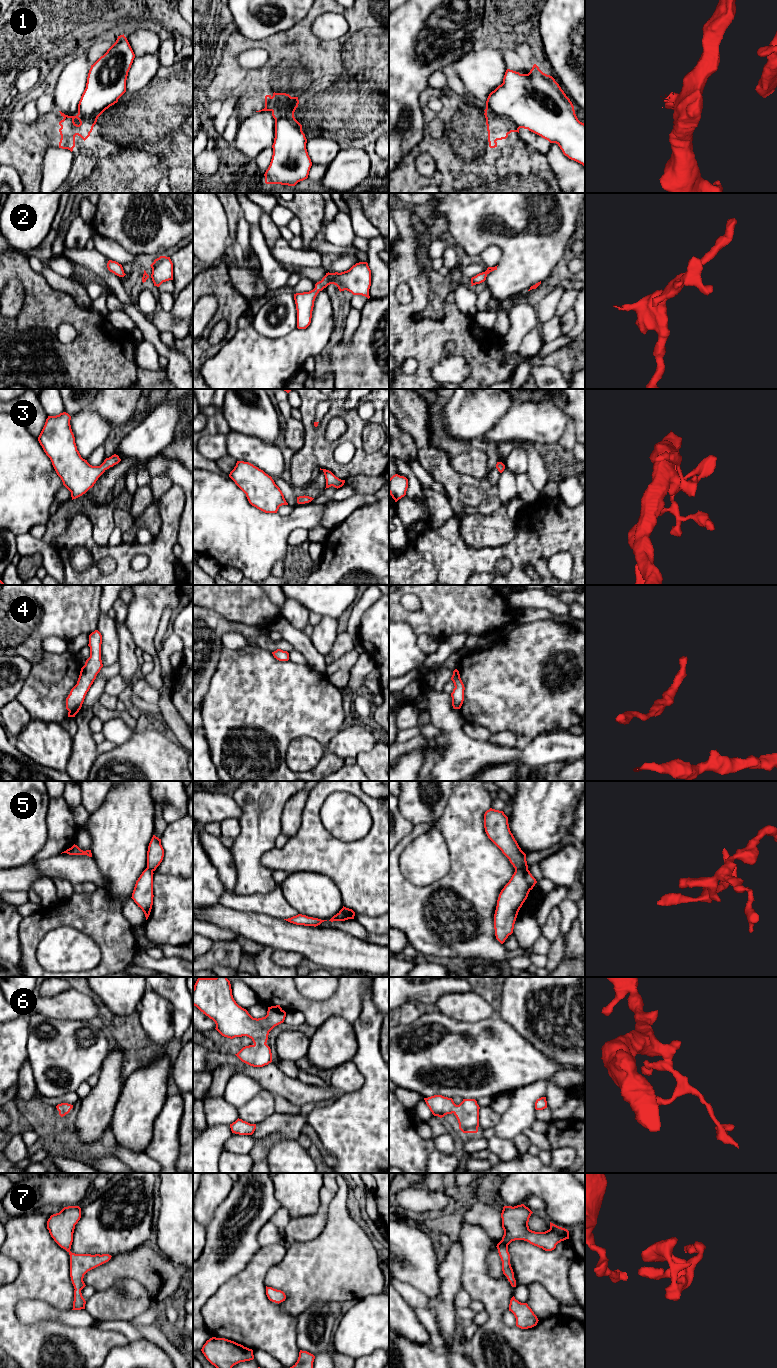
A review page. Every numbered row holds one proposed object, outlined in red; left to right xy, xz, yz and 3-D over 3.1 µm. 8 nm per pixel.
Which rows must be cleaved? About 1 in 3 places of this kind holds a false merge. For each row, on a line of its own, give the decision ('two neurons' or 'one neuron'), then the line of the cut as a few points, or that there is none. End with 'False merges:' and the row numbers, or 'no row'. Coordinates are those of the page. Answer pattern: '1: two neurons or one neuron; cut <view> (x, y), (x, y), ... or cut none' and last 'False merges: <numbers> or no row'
1: two neurons; cut yz (486, 108), (499, 115), (508, 116), (519, 128)
2: one neuron; cut none
3: one neuron; cut none
4: one neuron; cut none
5: two neurons; cut xz (344, 907), (347, 919)
6: one neuron; cut none
7: one neuron; cut none
False merges: 1, 5

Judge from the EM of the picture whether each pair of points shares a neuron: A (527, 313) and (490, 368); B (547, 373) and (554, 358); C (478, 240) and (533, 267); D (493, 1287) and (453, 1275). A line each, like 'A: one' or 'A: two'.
A: two
B: two
C: one
D: two

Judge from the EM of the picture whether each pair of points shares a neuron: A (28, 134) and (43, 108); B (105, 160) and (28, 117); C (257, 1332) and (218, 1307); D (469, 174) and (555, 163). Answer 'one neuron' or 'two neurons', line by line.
A: two neurons
B: two neurons
C: one neuron
D: two neurons

